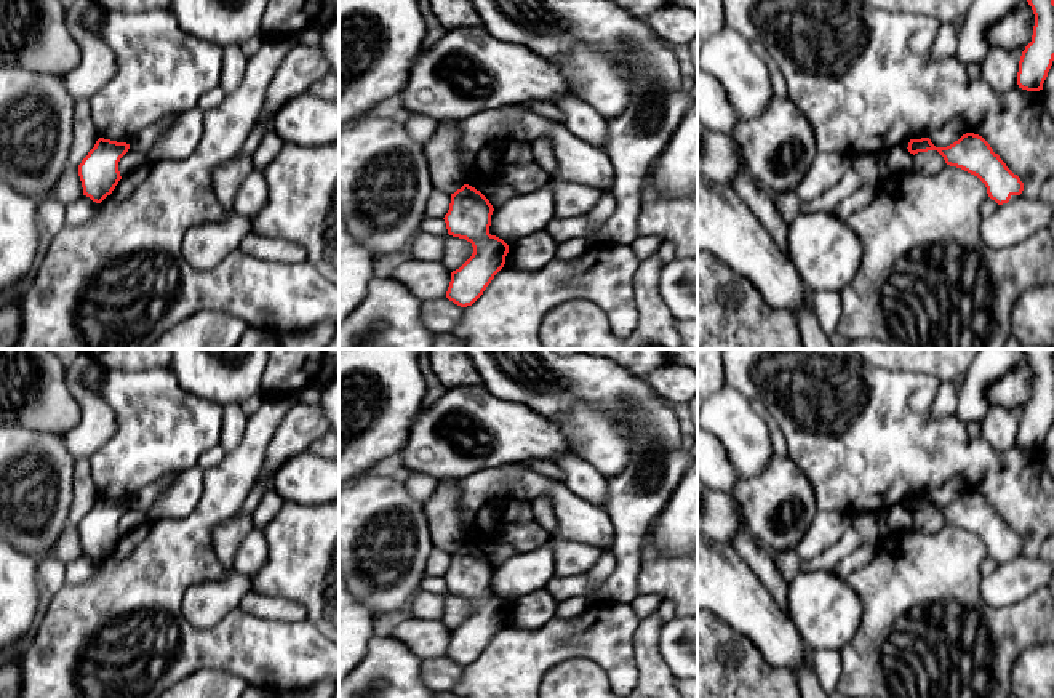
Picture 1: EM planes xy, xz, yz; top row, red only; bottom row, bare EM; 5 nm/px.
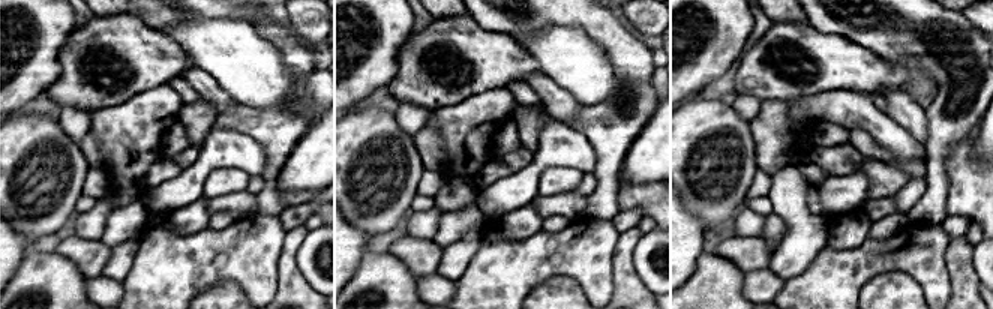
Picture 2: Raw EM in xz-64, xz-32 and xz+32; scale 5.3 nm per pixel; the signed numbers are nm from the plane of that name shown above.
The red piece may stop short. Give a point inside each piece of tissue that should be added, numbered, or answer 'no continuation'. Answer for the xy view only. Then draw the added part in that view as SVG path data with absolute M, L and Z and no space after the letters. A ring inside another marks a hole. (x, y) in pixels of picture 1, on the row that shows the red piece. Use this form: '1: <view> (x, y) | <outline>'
no continuation

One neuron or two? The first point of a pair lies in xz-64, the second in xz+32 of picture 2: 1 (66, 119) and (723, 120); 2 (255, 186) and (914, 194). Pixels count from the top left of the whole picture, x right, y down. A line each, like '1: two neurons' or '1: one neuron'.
1: two neurons
2: one neuron

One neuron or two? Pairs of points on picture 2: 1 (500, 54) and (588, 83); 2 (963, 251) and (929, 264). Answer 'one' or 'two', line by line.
1: two
2: two

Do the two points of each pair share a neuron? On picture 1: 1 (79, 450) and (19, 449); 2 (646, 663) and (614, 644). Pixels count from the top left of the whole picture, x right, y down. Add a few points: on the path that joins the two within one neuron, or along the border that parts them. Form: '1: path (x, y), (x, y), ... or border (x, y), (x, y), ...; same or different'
1: border (63, 436), (64, 445), (75, 458); different
2: border (640, 620), (634, 637), (637, 681); different

